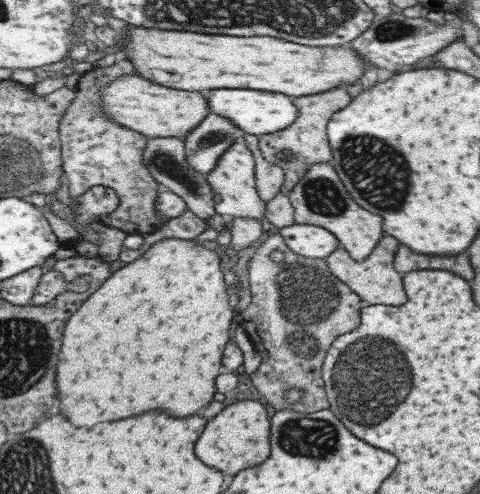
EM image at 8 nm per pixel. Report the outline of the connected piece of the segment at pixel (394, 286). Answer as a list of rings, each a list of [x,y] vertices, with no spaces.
[[[385,236],[385,238],[381,238],[379,244],[375,244],[371,254],[368,254],[368,257],[361,260],[361,262],[354,260],[342,246],[333,250],[324,261],[327,263],[328,270],[360,295],[364,304],[401,306],[405,302],[405,292],[401,288],[401,276],[393,270],[393,254],[395,254],[395,250],[397,250],[397,240]]]

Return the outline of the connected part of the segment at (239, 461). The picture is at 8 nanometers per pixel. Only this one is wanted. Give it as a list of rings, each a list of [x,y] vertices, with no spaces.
[[[237,400],[223,410],[217,420],[211,420],[201,442],[197,442],[197,456],[207,464],[231,476],[241,470],[263,464],[272,454],[271,422],[267,416],[267,408],[259,400]]]

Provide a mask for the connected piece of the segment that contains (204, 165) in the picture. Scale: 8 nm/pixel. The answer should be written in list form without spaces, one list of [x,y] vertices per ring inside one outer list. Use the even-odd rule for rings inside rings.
[[[213,112],[209,115],[184,139],[189,163],[193,165],[193,169],[205,174],[216,168],[219,158],[247,134],[247,131],[229,118]]]

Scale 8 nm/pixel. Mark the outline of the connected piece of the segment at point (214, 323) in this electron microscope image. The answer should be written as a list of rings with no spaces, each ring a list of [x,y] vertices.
[[[165,238],[138,259],[117,269],[66,326],[57,370],[61,414],[75,426],[95,428],[99,422],[123,420],[151,410],[189,418],[209,408],[217,394],[217,378],[225,374],[223,352],[231,340],[229,332],[235,318],[220,264],[216,252],[202,244]]]

